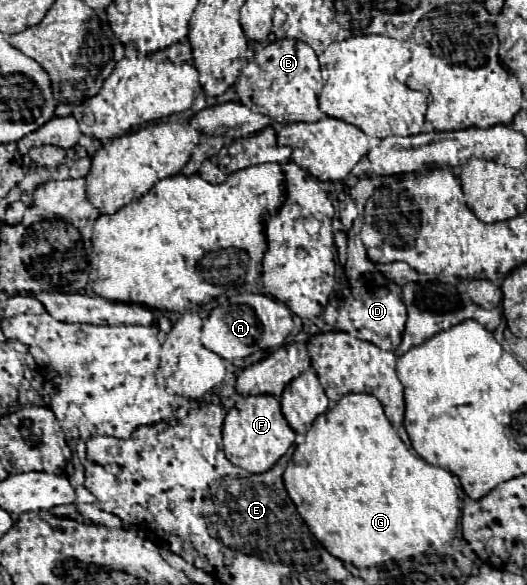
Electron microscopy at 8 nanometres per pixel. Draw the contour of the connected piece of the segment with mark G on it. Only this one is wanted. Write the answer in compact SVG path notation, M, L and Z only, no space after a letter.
M347 393L325 413L325 419L325 427L317 427L315 419L307 431L307 439L295 447L283 471L283 483L297 513L335 559L367 569L391 559L405 559L427 549L437 549L453 537L459 521L459 497L453 473L445 467L429 465L407 451L375 395Z

